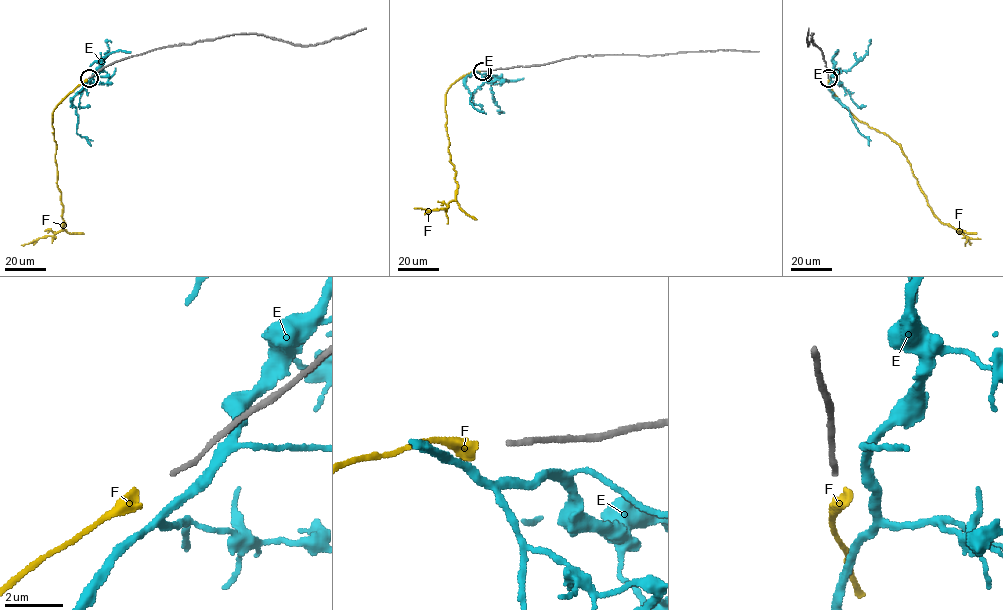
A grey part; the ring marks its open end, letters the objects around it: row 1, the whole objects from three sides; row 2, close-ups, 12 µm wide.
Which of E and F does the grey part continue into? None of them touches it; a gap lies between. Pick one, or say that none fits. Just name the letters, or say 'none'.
F

